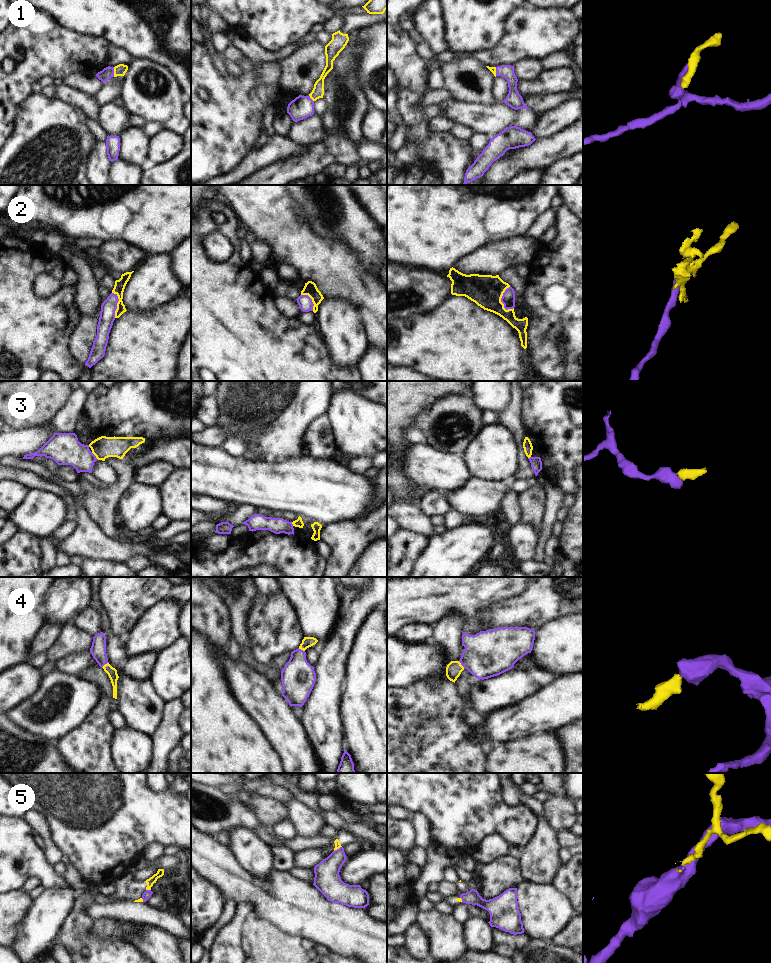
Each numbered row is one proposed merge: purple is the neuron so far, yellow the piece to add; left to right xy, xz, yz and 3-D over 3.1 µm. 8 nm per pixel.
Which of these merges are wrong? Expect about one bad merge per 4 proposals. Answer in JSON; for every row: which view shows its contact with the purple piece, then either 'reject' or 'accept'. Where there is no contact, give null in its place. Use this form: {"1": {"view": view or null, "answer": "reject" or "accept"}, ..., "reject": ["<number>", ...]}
{"1": {"view": "xy", "answer": "accept"}, "2": {"view": "yz", "answer": "accept"}, "3": {"view": "xy", "answer": "reject"}, "4": {"view": "xy", "answer": "accept"}, "5": {"view": "xy", "answer": "reject"}, "reject": ["3", "5"]}

